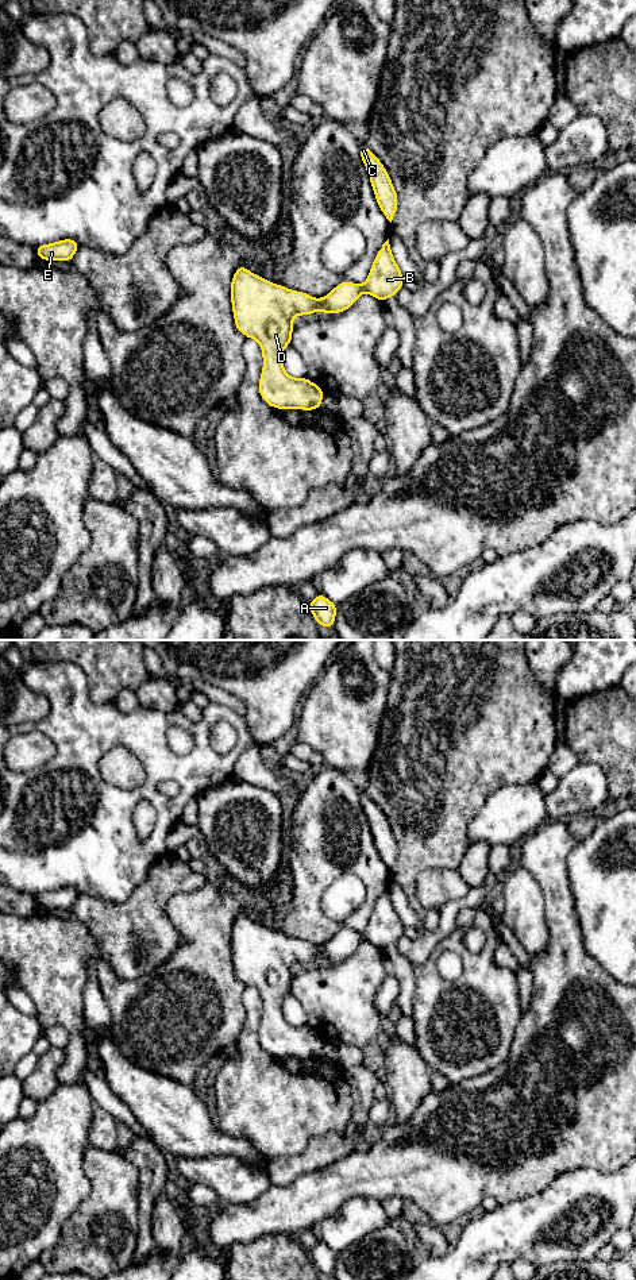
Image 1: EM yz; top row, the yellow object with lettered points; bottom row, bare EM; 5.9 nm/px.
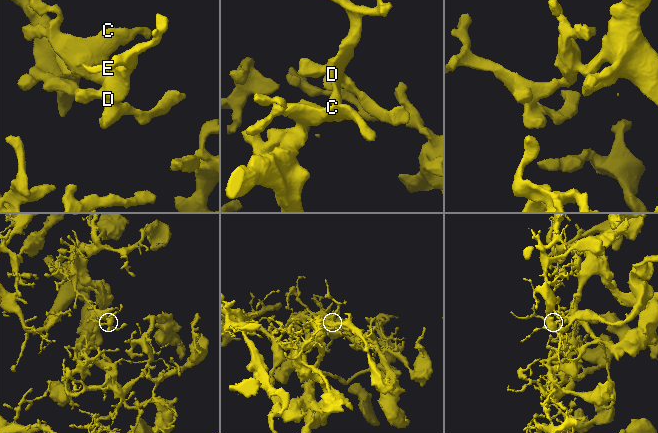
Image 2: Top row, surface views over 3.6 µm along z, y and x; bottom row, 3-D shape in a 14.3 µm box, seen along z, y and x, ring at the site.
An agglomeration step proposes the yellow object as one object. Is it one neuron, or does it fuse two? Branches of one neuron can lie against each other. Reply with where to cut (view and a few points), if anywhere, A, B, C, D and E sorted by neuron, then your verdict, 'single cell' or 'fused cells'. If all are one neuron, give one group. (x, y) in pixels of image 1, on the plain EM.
no cut; A B C D E; single cell

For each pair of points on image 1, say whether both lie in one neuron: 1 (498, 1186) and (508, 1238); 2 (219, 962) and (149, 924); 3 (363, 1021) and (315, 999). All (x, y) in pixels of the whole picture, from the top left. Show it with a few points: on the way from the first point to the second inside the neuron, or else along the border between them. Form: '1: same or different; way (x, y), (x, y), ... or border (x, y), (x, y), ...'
1: different; border (532, 1195), (498, 1205)
2: different; border (166, 913), (181, 944), (160, 964)
3: same; way (351, 1017), (334, 999), (327, 999)

